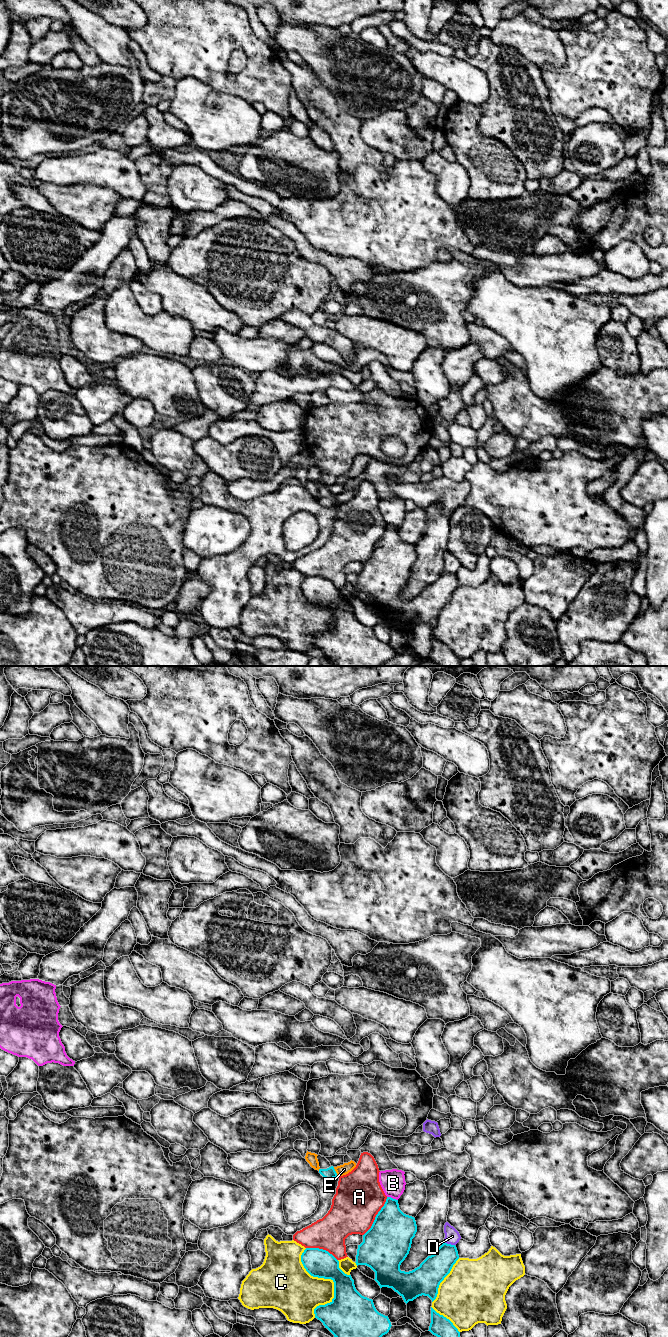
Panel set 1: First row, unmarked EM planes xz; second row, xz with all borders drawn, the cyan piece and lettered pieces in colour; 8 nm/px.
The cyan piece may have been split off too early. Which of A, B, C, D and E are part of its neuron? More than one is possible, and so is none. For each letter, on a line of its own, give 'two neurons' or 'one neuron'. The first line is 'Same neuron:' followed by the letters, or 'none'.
Same neuron: none
A: two neurons
B: two neurons
C: two neurons
D: two neurons
E: two neurons

